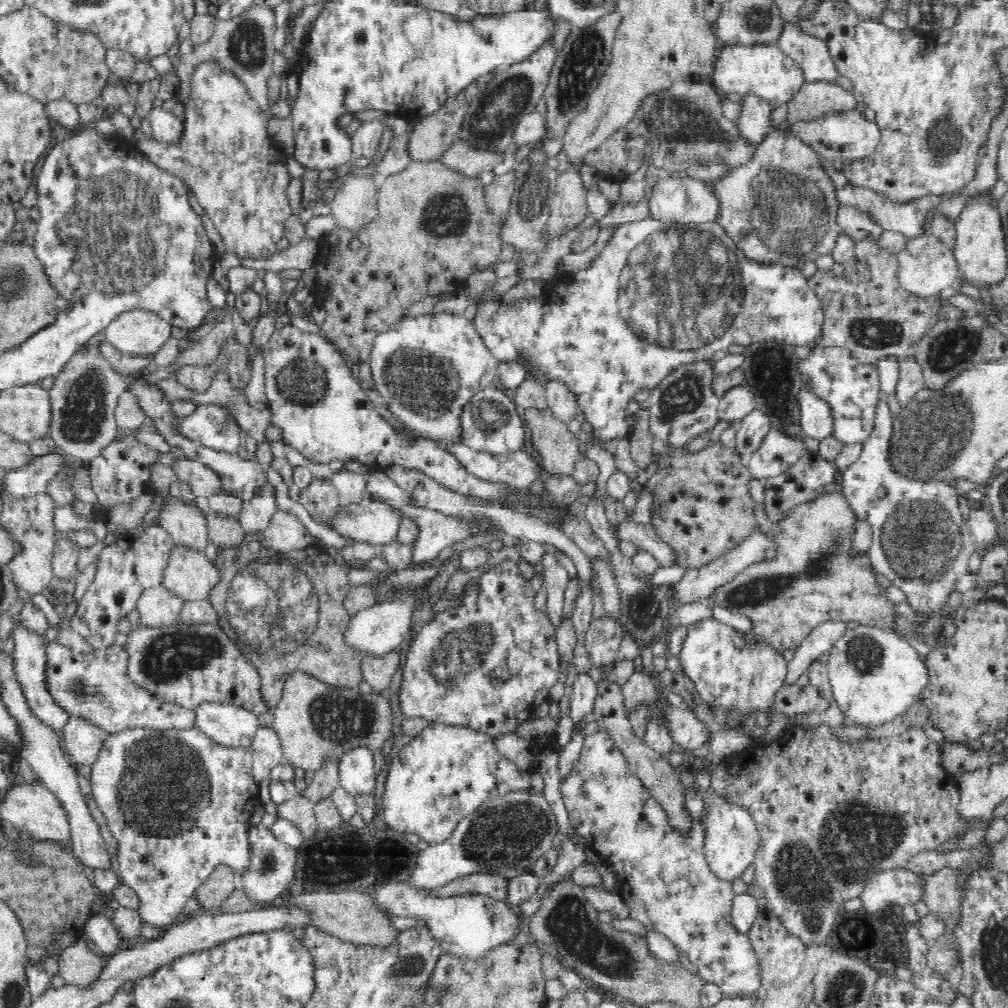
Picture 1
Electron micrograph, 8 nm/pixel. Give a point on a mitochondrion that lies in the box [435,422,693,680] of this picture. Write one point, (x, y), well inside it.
(644, 607)

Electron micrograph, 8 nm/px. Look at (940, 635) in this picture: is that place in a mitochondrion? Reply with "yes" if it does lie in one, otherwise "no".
no

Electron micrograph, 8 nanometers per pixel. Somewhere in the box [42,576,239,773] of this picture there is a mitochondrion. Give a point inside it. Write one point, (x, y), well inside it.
(81, 689)

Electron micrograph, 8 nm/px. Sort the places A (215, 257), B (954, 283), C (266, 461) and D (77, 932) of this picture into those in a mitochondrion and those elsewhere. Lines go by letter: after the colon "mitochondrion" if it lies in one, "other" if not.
A: other
B: other
C: other
D: other

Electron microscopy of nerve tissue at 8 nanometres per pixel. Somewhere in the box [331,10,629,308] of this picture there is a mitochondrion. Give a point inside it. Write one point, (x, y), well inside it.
(580, 67)

